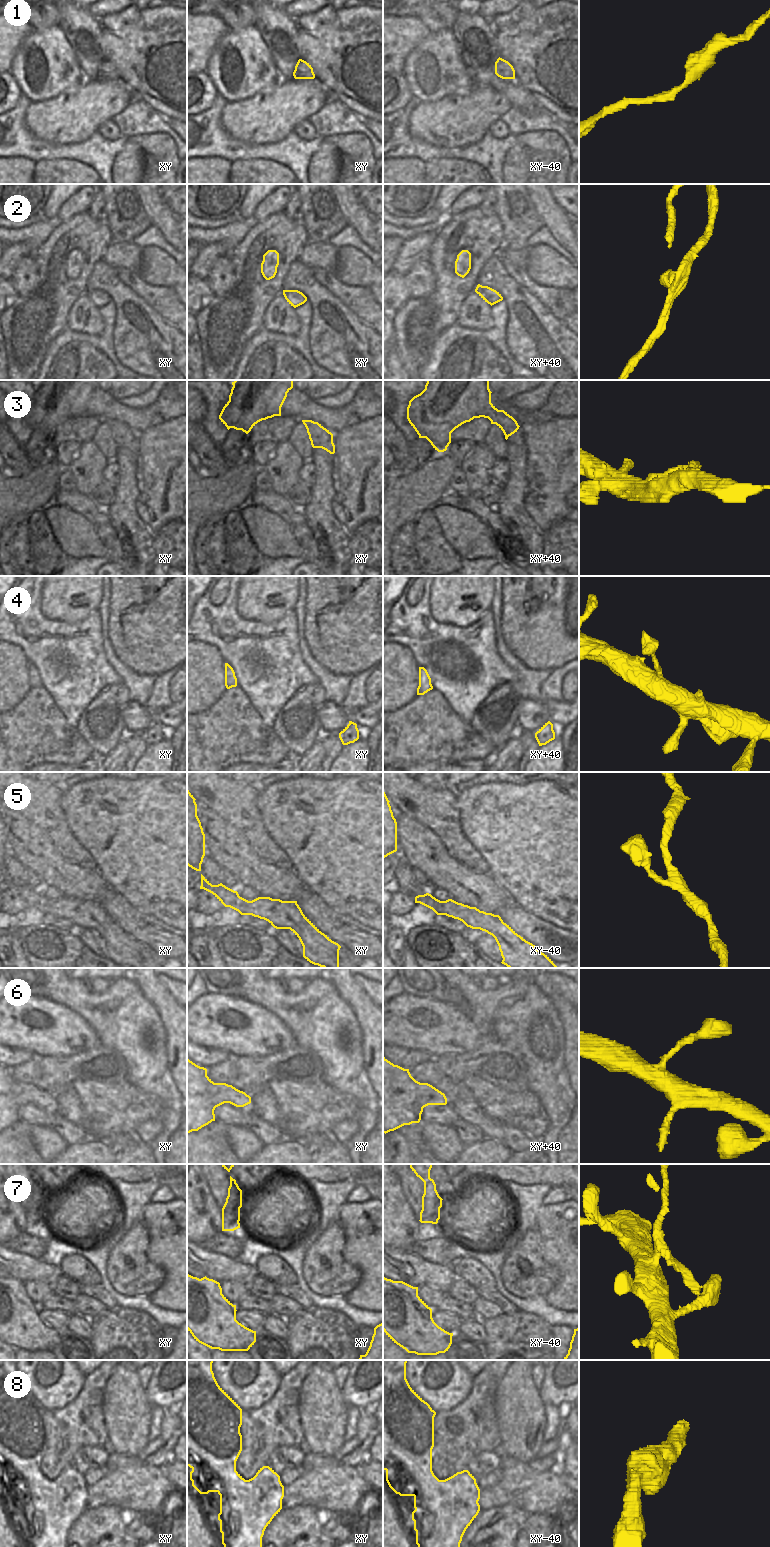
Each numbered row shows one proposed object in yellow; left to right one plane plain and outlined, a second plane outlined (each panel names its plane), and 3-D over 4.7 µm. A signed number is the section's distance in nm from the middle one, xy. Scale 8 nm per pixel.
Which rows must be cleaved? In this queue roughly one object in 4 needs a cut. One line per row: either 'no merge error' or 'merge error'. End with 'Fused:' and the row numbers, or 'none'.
1: no merge error
2: no merge error
3: no merge error
4: no merge error
5: no merge error
6: no merge error
7: merge error
8: no merge error
Fused: 7

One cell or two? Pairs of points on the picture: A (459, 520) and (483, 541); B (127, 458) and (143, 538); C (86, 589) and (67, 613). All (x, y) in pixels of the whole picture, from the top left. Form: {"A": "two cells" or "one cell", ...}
{"A": "one cell", "B": "one cell", "C": "one cell"}

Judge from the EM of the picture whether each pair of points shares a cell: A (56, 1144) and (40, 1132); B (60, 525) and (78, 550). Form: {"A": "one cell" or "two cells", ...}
{"A": "one cell", "B": "one cell"}

